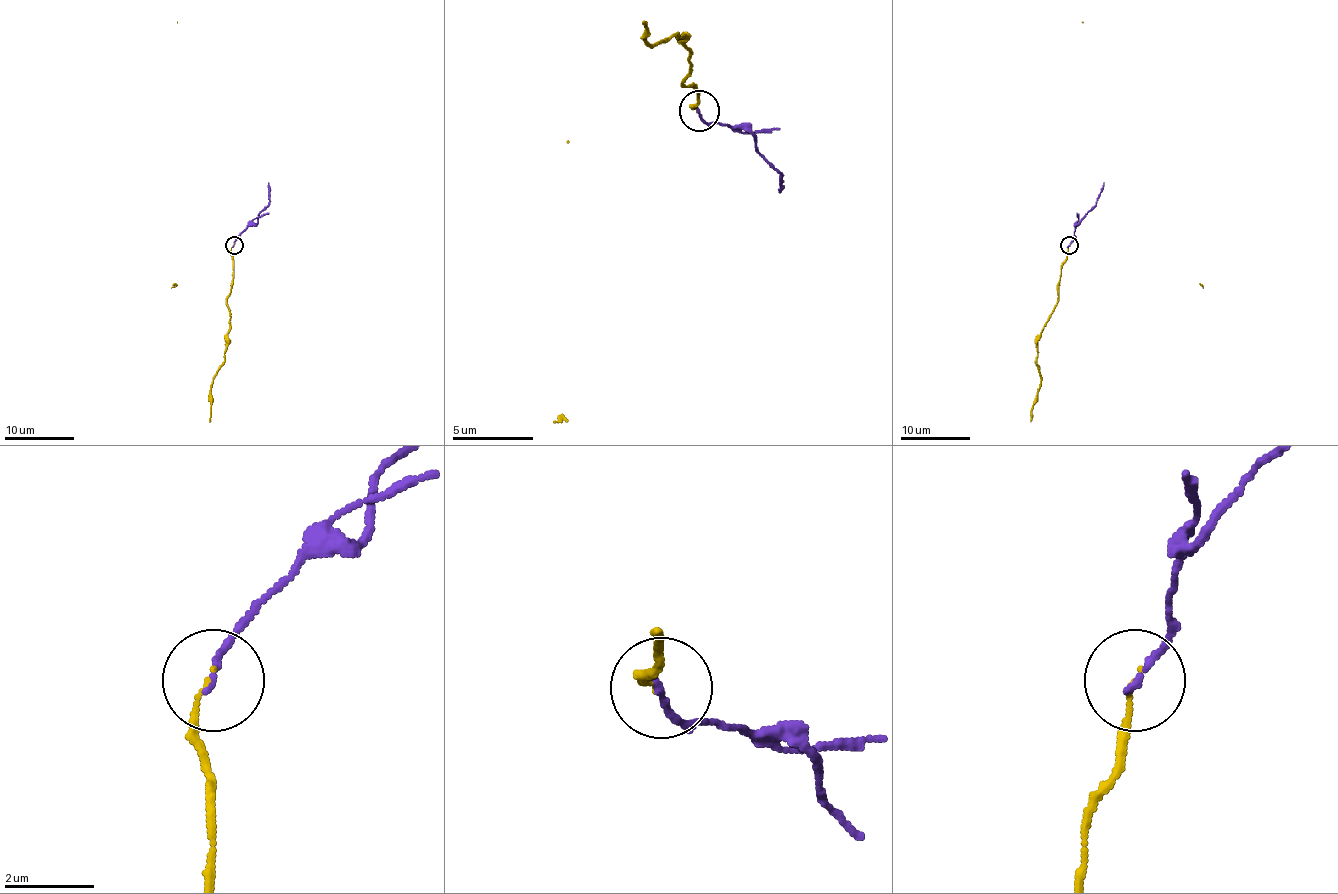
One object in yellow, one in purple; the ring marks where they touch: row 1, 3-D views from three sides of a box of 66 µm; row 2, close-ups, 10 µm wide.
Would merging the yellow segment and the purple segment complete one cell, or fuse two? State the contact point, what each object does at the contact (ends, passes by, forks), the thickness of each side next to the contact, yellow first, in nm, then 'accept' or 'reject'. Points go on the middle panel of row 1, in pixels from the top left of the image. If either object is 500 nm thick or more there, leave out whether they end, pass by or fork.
(699, 110) | yellow ends | purple ends | 80/140 nm | reject

